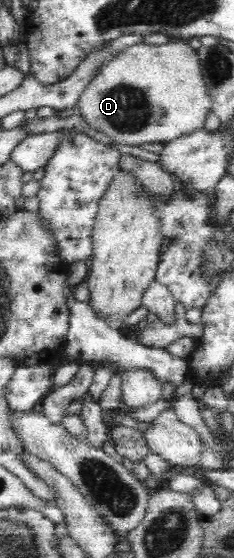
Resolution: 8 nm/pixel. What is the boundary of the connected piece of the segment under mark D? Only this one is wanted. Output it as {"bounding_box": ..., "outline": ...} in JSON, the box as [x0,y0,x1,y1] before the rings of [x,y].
{"bounding_box":[77,39,212,146],"outline":[[[170,39],[166,44],[136,44],[124,48],[108,60],[102,61],[88,84],[82,89],[77,102],[77,112],[85,122],[98,132],[104,132],[117,146],[167,143],[194,129],[202,128],[212,103],[205,87],[197,51],[187,40]]]}

